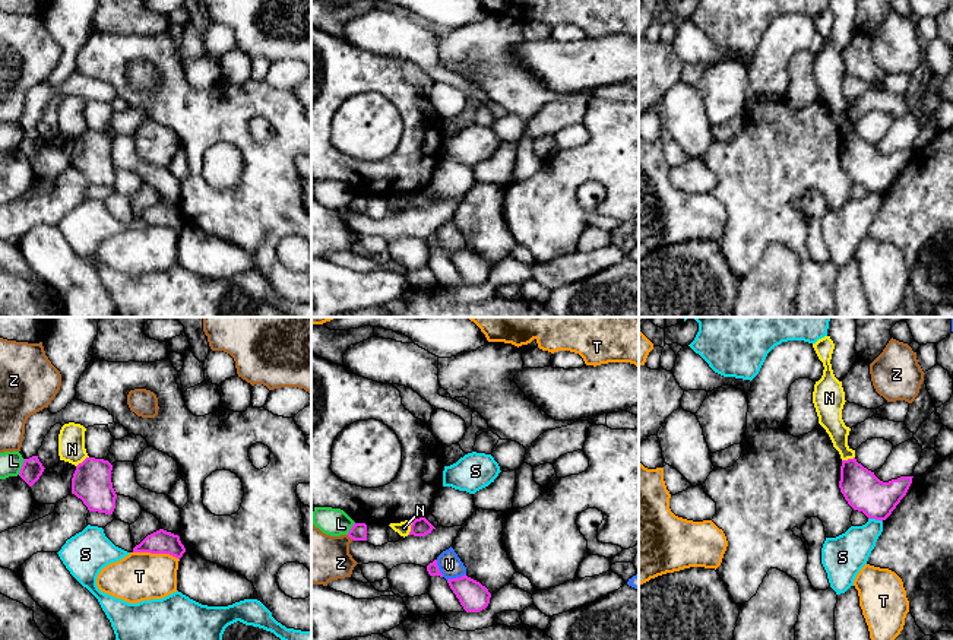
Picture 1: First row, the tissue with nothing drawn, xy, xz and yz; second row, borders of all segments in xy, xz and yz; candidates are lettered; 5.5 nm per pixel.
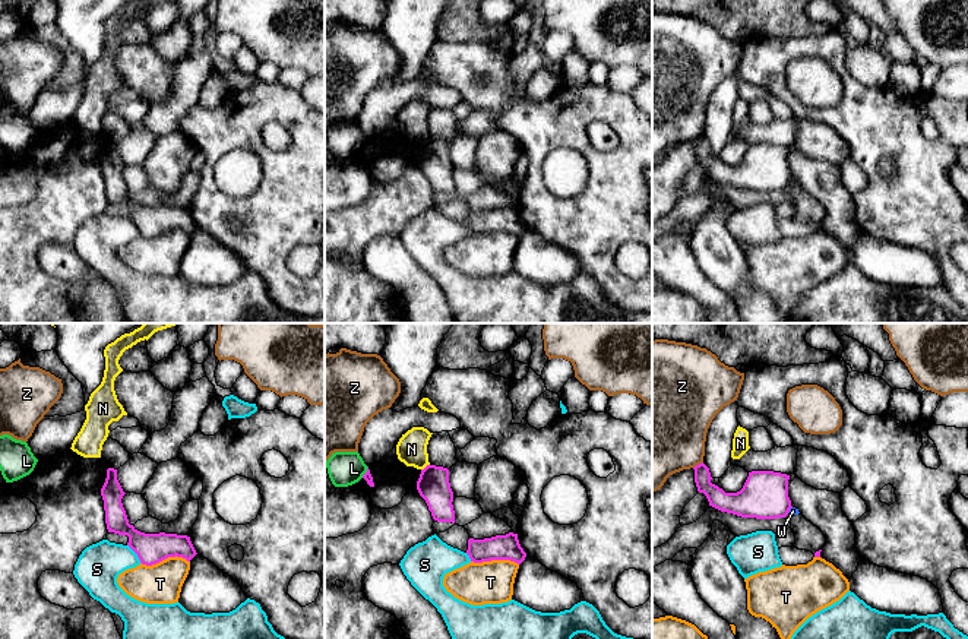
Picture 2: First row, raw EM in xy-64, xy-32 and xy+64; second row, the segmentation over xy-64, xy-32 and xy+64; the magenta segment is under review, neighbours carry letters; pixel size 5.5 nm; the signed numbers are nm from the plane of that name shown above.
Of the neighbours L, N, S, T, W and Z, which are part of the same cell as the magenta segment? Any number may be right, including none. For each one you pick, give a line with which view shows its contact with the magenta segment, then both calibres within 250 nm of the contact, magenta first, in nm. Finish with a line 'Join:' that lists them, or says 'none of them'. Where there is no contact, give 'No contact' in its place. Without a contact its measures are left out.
Join: none of them

